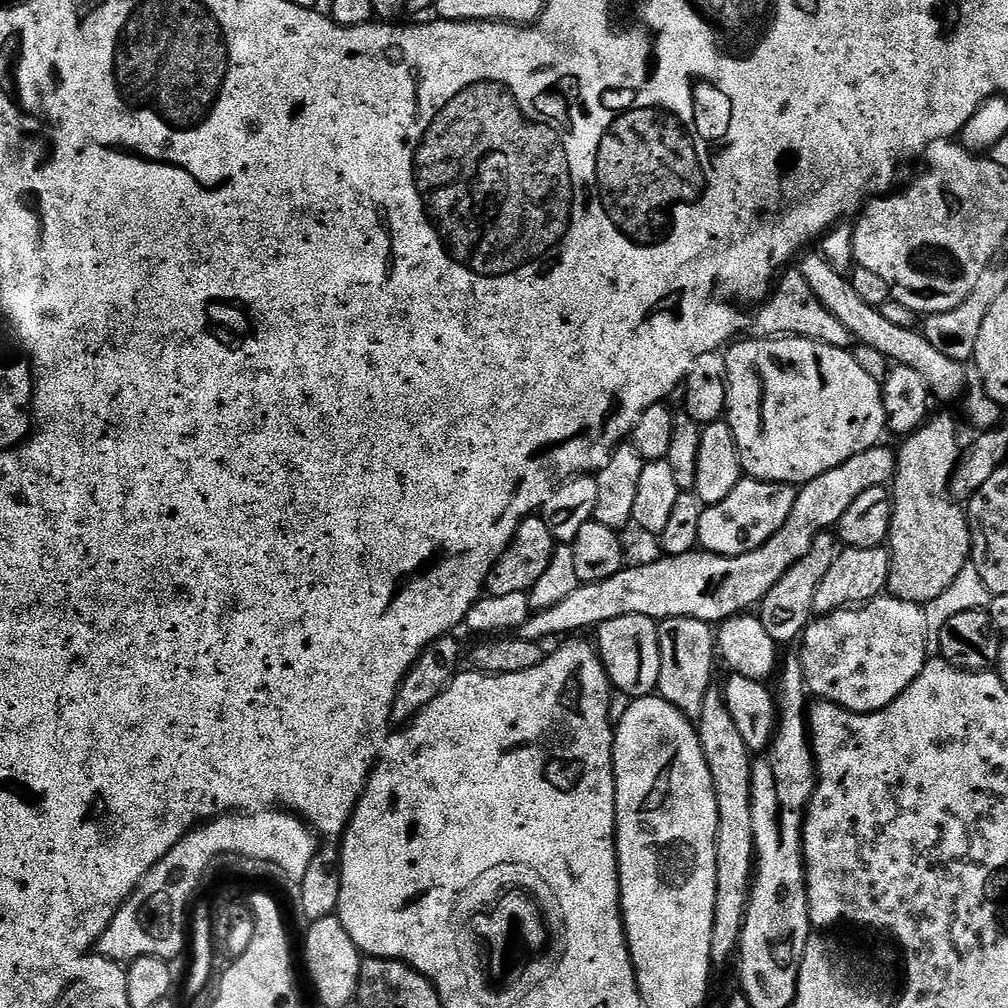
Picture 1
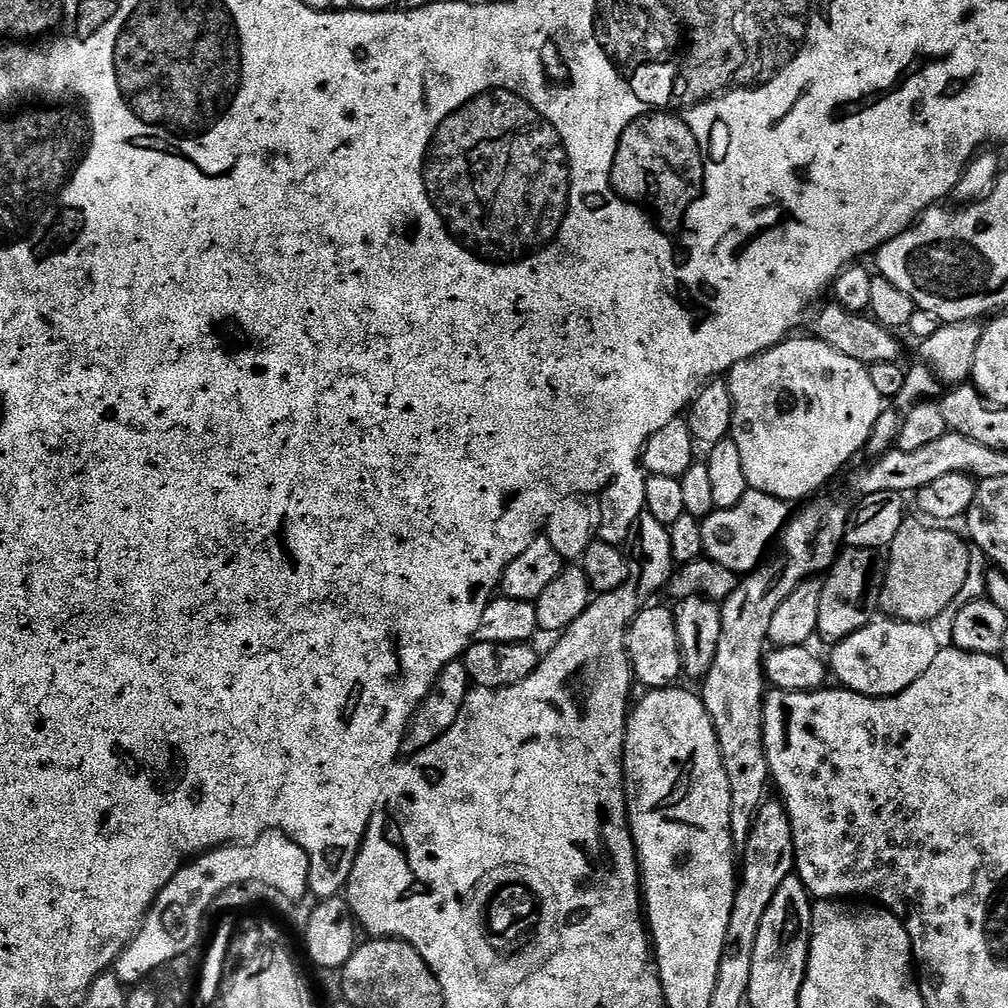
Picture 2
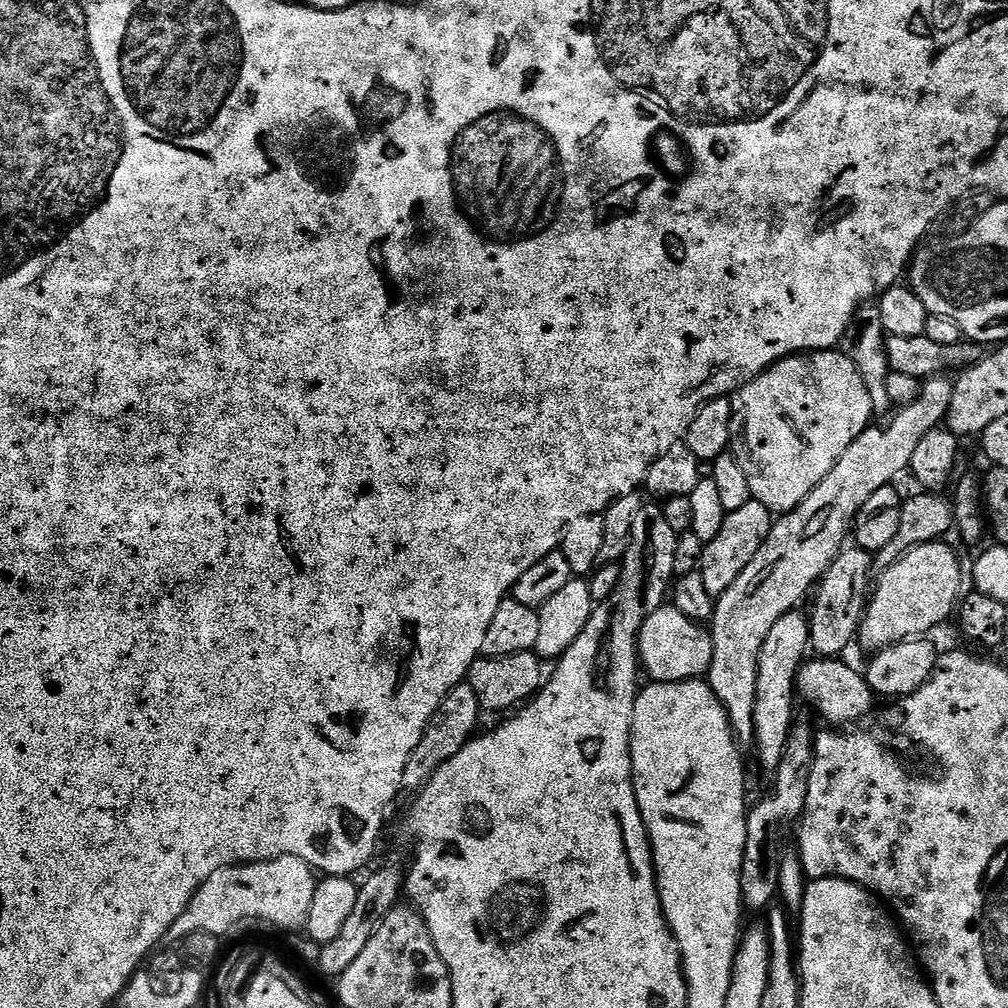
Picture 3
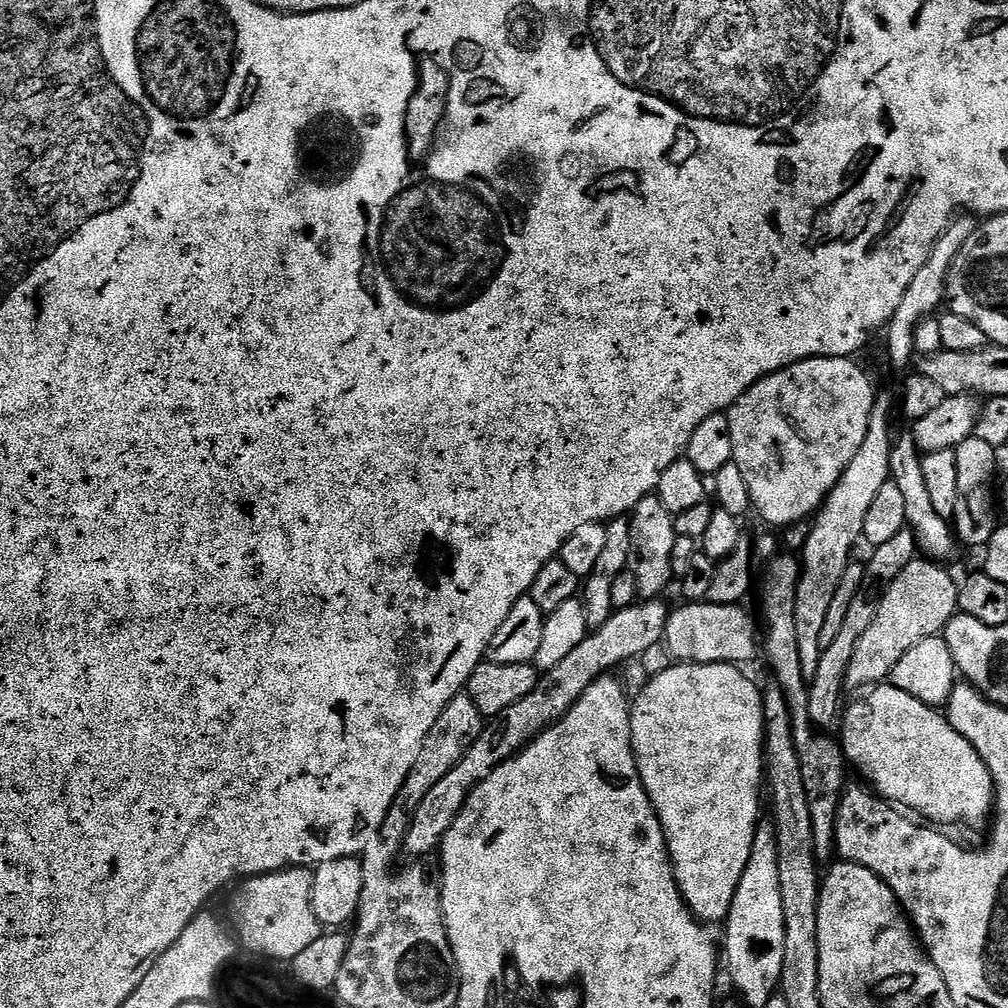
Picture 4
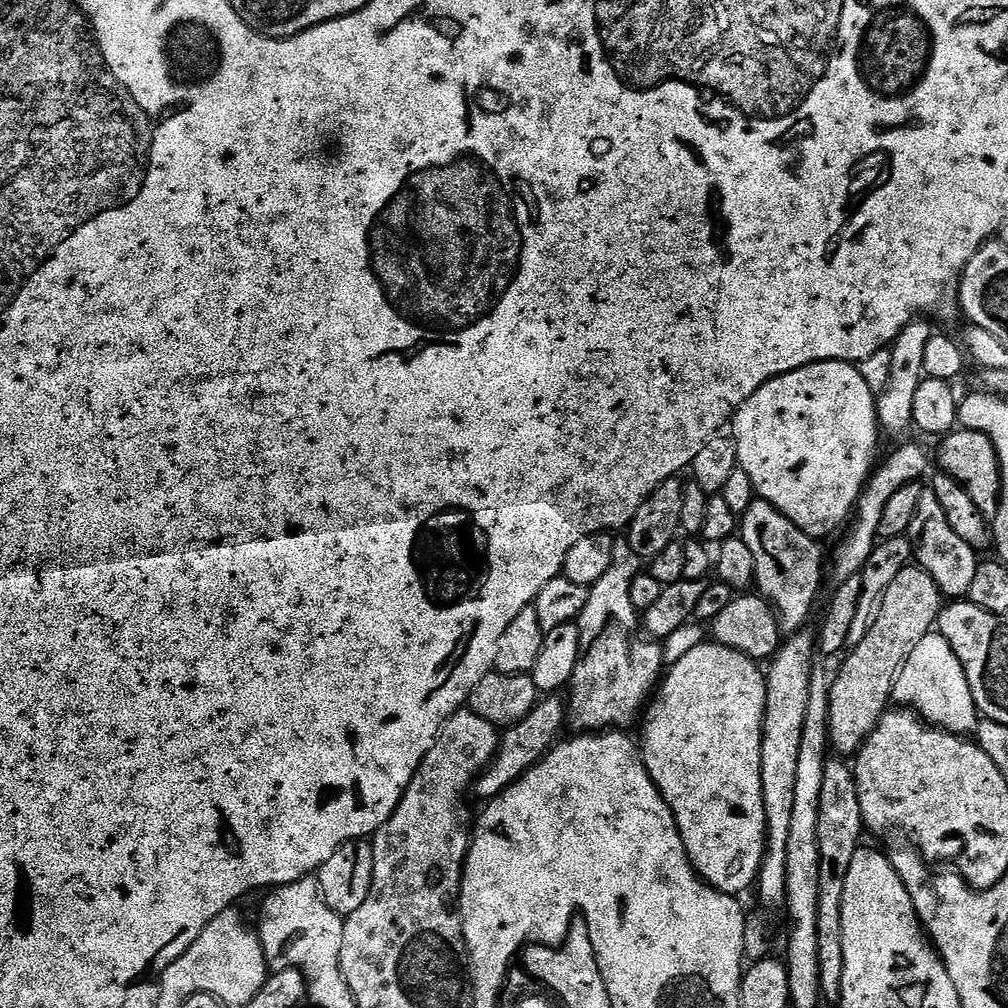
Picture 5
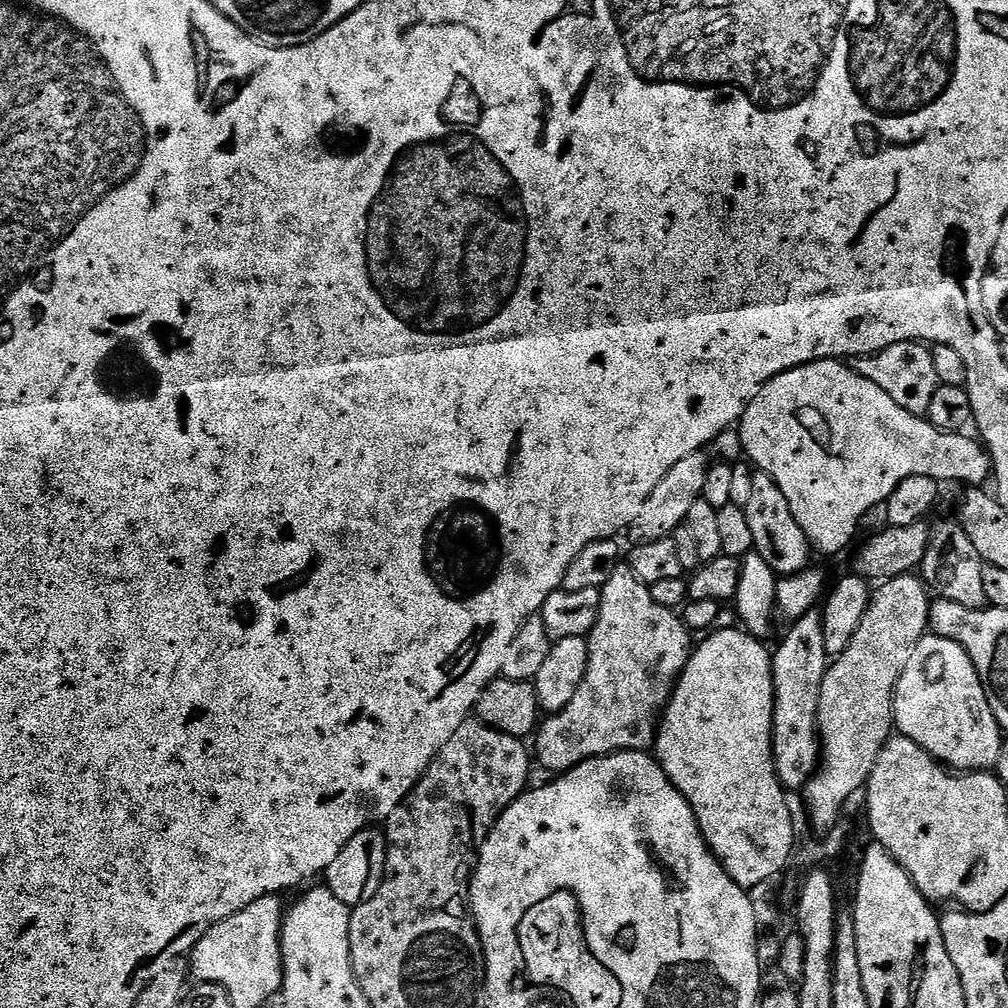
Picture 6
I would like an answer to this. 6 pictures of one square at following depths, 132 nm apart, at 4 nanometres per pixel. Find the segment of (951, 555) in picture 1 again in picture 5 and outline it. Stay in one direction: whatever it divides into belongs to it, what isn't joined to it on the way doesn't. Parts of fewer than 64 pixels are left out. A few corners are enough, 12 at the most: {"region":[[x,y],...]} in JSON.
{"region":[[904,568],[832,682],[828,739],[859,752],[910,650],[933,631],[934,578]]}

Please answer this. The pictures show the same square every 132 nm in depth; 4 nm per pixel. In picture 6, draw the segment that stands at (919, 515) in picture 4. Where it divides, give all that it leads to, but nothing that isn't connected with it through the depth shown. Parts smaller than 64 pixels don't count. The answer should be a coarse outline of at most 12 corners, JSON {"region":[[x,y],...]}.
{"region":[[955,519],[930,528],[919,571],[941,600],[988,604],[985,563]]}

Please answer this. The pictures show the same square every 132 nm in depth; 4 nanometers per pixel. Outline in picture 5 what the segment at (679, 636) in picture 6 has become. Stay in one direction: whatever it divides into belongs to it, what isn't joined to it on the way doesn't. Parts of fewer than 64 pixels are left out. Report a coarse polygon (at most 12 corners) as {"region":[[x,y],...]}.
{"region":[[617,539],[588,589],[566,704],[576,730],[627,729],[666,668],[630,602]]}

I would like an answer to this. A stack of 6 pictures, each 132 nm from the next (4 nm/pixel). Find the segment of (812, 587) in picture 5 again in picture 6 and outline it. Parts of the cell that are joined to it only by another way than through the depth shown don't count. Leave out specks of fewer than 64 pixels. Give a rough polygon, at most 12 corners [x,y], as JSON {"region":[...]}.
{"region":[[765,472],[743,510],[777,577],[809,567],[808,539]]}

